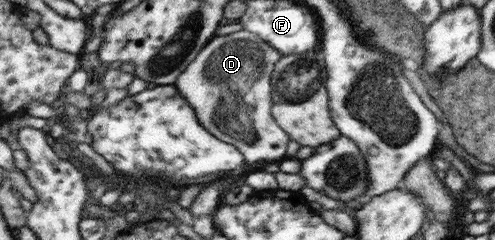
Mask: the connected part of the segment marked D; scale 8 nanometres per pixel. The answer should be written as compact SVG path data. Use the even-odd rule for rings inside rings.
M241 30L234 32L233 35L215 36L215 40L211 40L207 48L203 48L199 58L195 58L172 85L180 94L187 96L187 104L191 104L195 112L199 112L203 128L211 128L211 132L215 132L219 140L235 144L235 148L239 148L239 152L247 156L249 164L259 160L283 158L289 142L287 134L281 128L277 128L277 124L269 116L269 100L261 100L261 104L255 102L257 98L267 98L267 92L261 92L267 90L263 86L269 84L267 76L263 74L267 74L269 68L275 66L279 57L281 57L280 52L271 48L266 40L255 36L255 32ZM257 80L259 88L253 88ZM251 104L255 108L251 108ZM223 124L225 130L221 130Z

